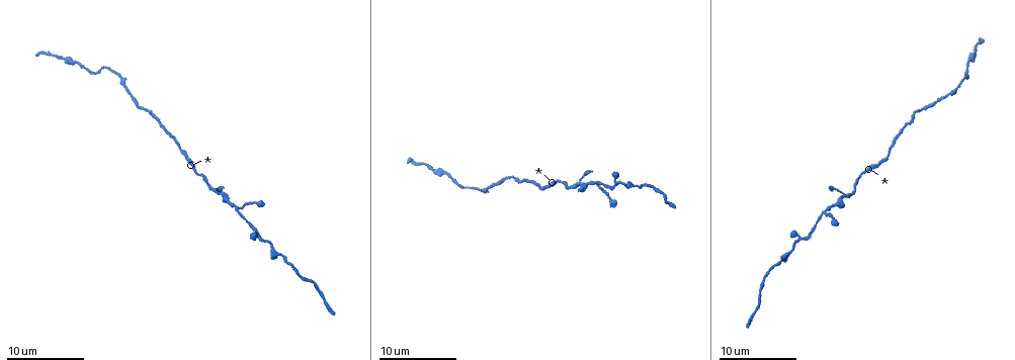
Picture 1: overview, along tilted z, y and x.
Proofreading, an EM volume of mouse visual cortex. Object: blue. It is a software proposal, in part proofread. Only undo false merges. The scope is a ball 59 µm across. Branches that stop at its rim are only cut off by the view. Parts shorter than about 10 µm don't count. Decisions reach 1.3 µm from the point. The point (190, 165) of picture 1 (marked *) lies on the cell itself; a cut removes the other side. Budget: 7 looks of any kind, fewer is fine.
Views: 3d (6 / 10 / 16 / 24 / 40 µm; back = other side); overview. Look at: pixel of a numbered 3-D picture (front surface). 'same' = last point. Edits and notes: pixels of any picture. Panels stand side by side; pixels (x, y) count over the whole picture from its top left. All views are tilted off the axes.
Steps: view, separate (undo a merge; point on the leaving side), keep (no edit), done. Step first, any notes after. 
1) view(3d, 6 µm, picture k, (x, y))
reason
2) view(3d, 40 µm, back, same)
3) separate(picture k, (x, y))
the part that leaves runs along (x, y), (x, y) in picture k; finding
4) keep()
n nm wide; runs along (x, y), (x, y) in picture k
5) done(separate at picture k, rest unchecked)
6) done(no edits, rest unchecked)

view(3d, 6 µm, picture 1, (117, 72))
sudden change in width

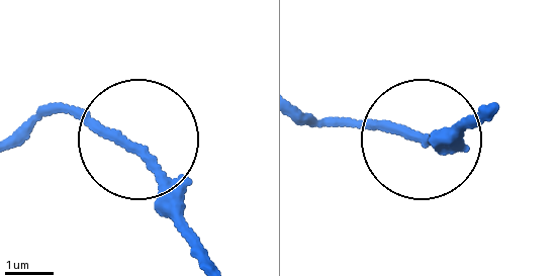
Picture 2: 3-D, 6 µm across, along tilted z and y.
view(3d, 6 µm, back, picture 2, (422, 139))
from behind

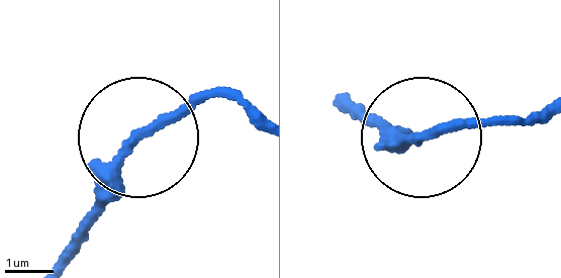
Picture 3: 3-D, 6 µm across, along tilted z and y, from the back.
keep()
runs along (357, 107), (421, 136), (517, 119) in picture 3; one cell here

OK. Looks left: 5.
view(3d, 16 µm, picture 1, (847, 196))
three arms meet

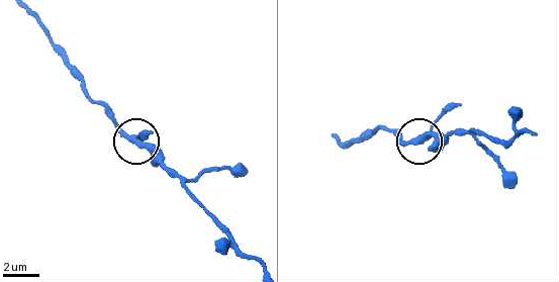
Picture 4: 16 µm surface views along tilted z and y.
keep()
3 arms; one cell here

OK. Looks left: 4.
view(3d, 6 µm, picture 1, (270, 241))
thick turns thin

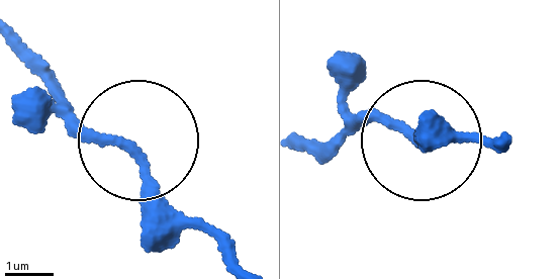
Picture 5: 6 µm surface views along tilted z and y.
view(3d, 6 µm, back, picture 5, (134, 150))

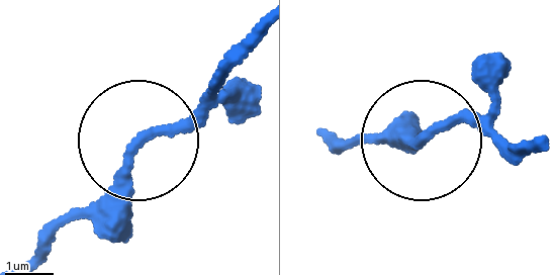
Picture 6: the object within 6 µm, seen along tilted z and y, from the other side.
keep()
runs along (254, 25), (214, 88), (137, 138), (78, 216) in picture 6; continuous, no second cell

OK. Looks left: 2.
view(3d, 6 µm, picture 1, (598, 182))
thin arm on a thick one

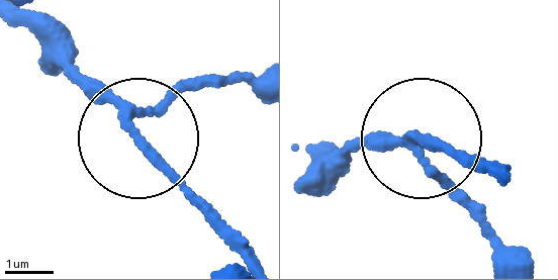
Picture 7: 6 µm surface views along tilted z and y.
keep()
3 arms; runs along (318, 156), (417, 140), (474, 170) in picture 7; one cell here

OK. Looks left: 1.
done(no edits, rest unchecked)

